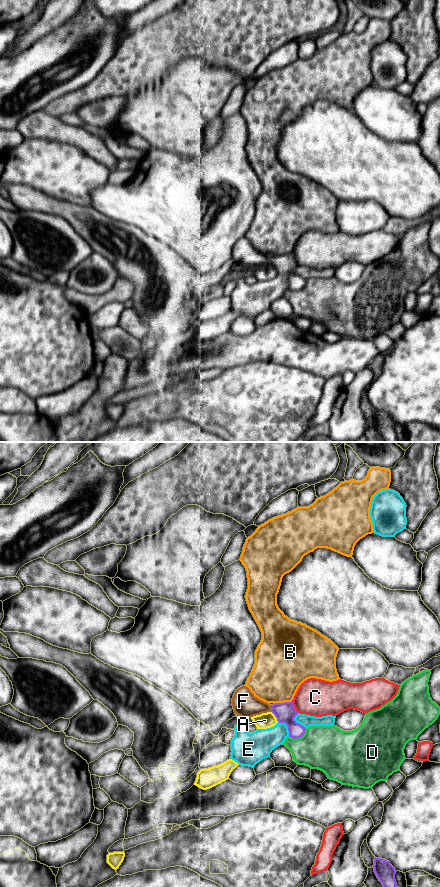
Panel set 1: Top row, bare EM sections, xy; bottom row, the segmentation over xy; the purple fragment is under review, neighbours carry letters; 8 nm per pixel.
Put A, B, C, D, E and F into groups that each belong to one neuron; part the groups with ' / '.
A / B / C / D / E / F

